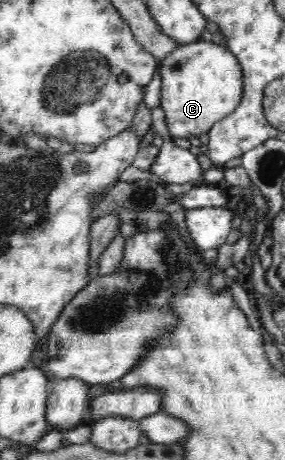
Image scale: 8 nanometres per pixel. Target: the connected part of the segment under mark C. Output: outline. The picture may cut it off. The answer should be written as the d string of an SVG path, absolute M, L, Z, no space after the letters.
M198 40L185 45L178 45L168 57L160 61L161 99L160 108L164 111L166 126L171 138L190 140L194 136L209 132L211 126L219 119L232 114L241 103L243 96L244 74L241 63L236 55L224 45L217 45L212 41Z

